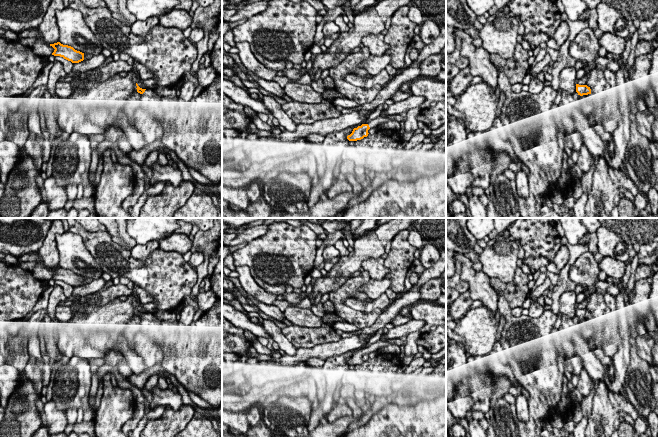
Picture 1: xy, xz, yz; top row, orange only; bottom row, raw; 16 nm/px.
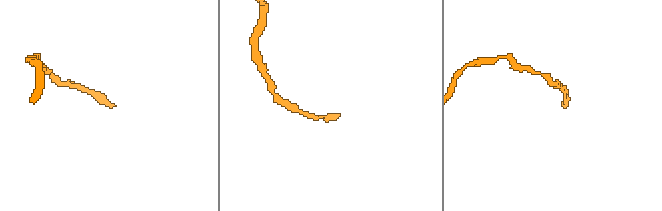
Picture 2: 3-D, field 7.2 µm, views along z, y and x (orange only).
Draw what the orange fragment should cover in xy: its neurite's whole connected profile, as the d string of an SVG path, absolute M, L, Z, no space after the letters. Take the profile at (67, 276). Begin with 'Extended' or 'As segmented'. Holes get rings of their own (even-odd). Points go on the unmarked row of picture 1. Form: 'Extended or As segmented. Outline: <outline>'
As segmented. Outline: M60 266L50 268L55 274L52 277L54 280L60 280L72 287L79 287L84 284L84 277L75 274L73 271L63 269Z

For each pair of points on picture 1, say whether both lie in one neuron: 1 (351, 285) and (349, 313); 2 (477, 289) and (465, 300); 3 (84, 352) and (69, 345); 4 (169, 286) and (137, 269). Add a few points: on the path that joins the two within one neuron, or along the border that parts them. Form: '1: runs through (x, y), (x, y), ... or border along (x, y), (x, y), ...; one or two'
1: runs through (344, 292), (340, 296), (340, 304), (342, 306); one
2: border along (468, 289), (469, 296), (473, 300); two
3: runs through (80, 350), (73, 349); one
4: runs through (161, 278), (145, 275); one

